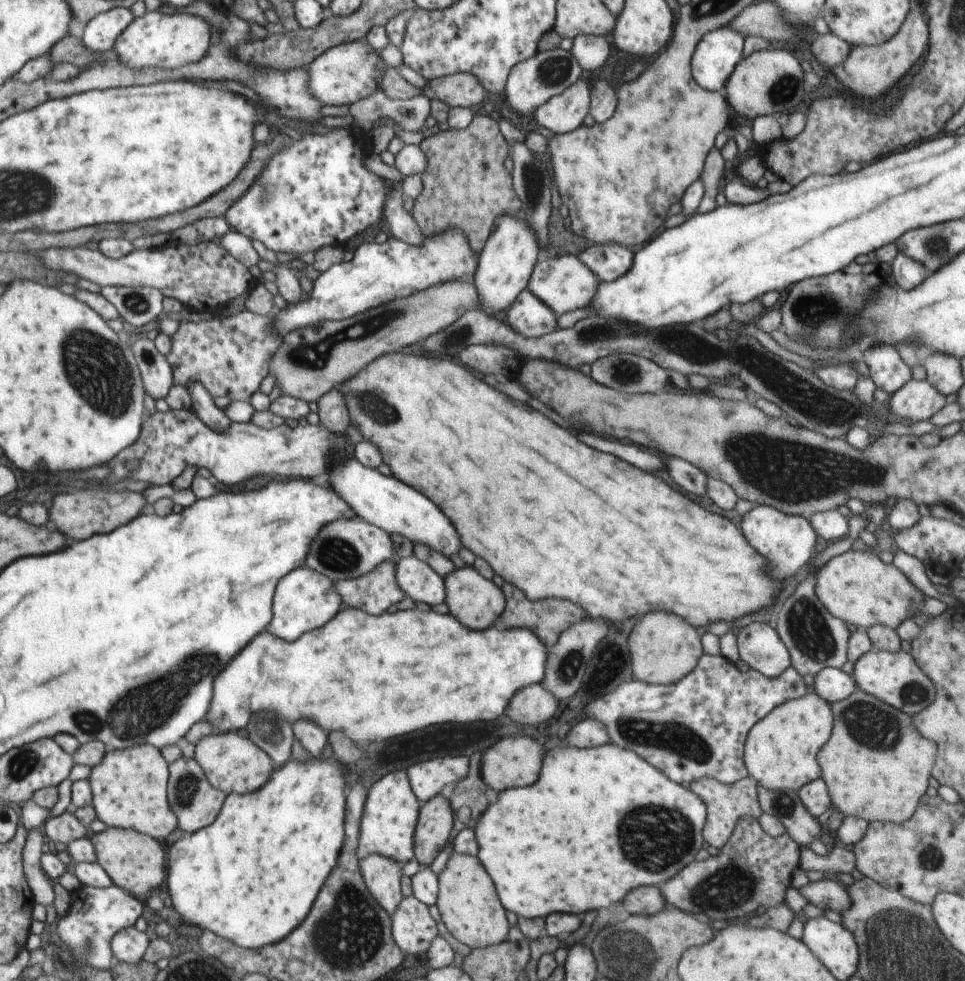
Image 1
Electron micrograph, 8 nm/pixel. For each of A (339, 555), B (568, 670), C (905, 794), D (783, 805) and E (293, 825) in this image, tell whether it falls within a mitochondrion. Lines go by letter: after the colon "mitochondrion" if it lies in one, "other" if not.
A: mitochondrion
B: mitochondrion
C: other
D: mitochondrion
E: other

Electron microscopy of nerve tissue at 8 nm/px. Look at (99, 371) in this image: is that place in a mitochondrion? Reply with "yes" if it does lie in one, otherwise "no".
yes

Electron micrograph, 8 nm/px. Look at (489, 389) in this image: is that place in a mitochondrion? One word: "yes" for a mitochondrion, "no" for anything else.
no

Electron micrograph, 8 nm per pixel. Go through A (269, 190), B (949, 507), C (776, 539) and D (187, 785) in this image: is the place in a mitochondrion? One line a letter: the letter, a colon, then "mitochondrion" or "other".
A: mitochondrion
B: other
C: other
D: mitochondrion

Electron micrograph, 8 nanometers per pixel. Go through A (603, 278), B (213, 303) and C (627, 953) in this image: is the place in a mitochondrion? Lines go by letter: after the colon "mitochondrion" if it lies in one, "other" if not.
A: other
B: other
C: mitochondrion

